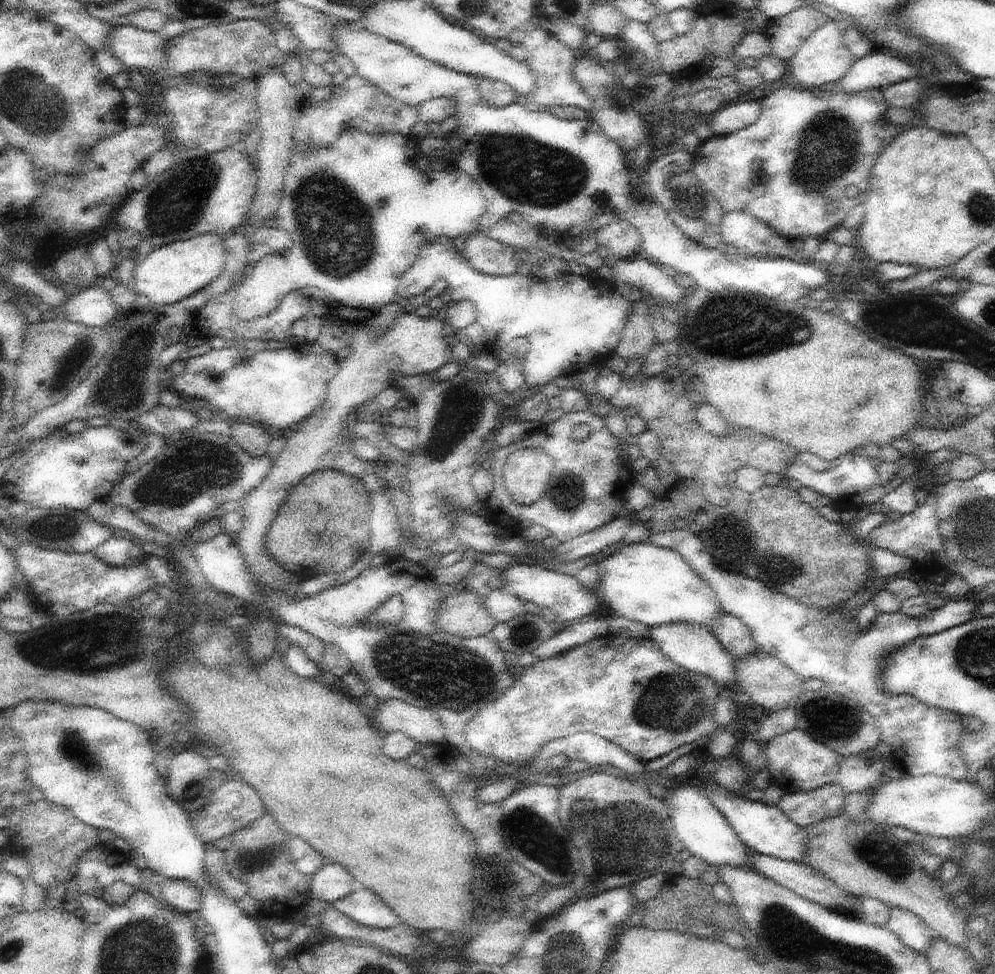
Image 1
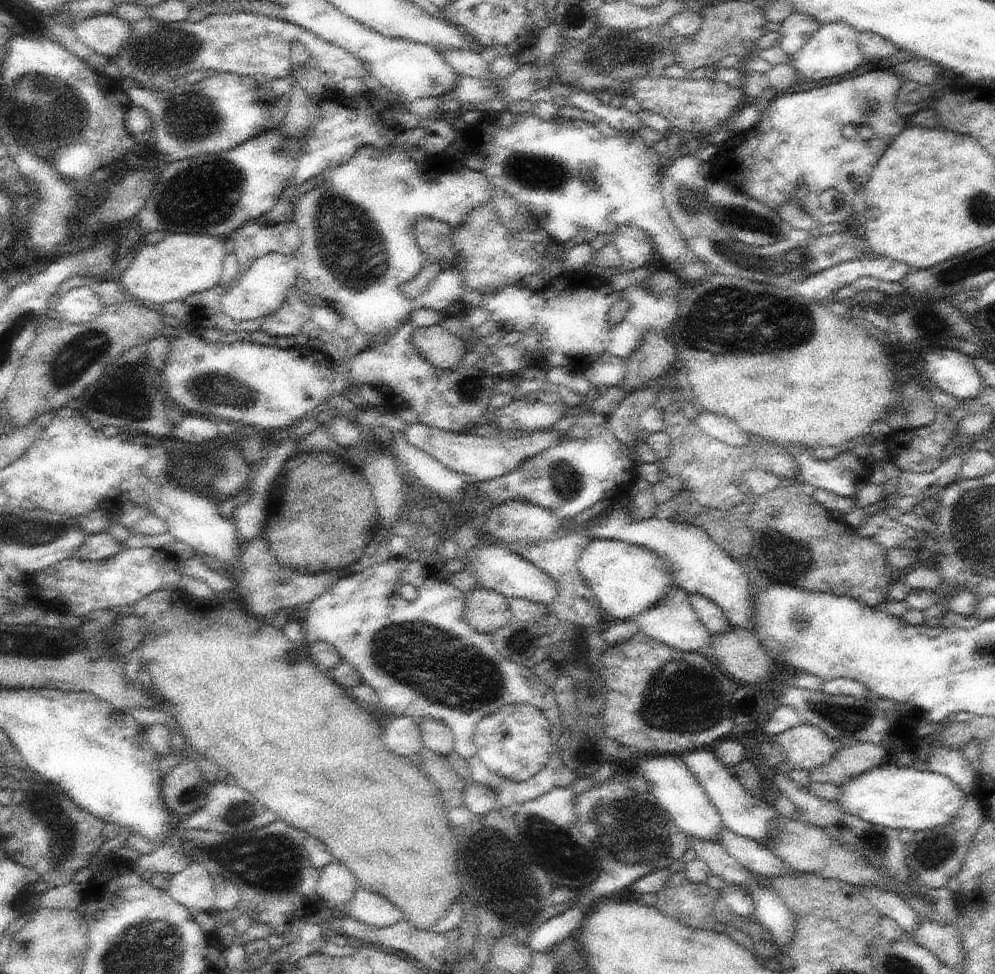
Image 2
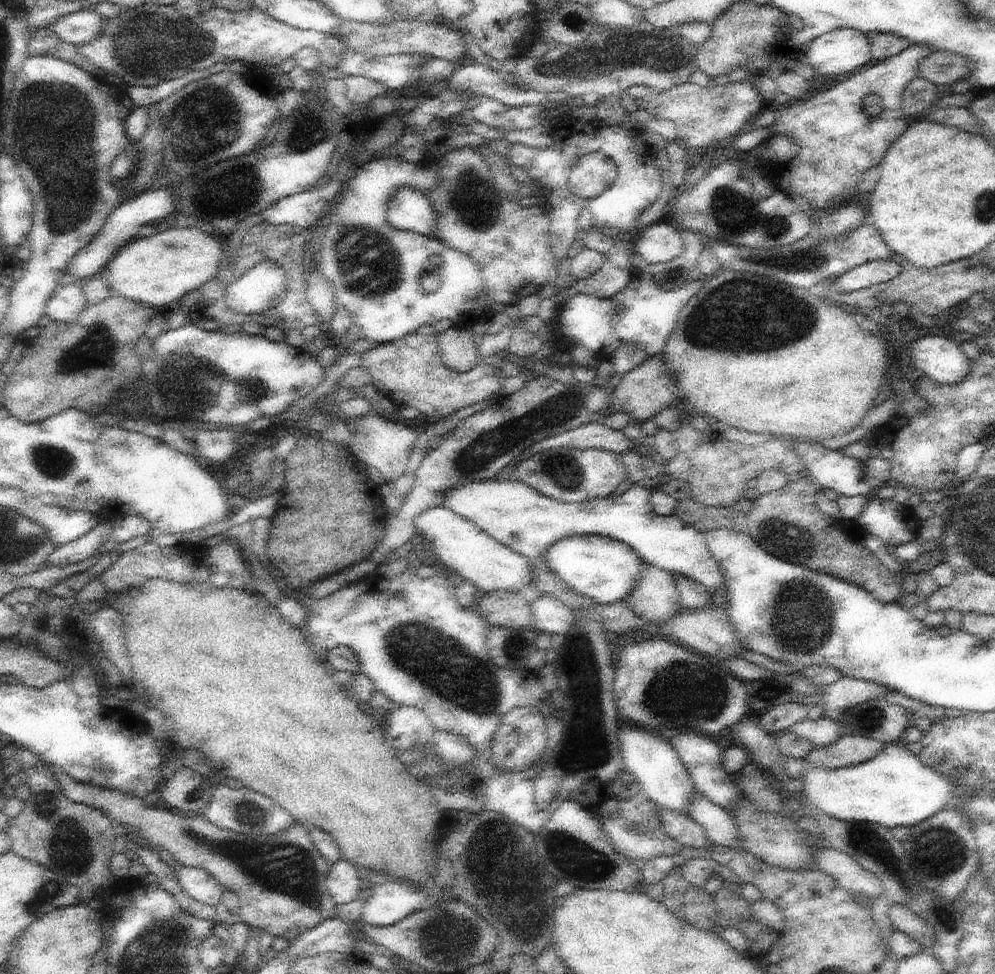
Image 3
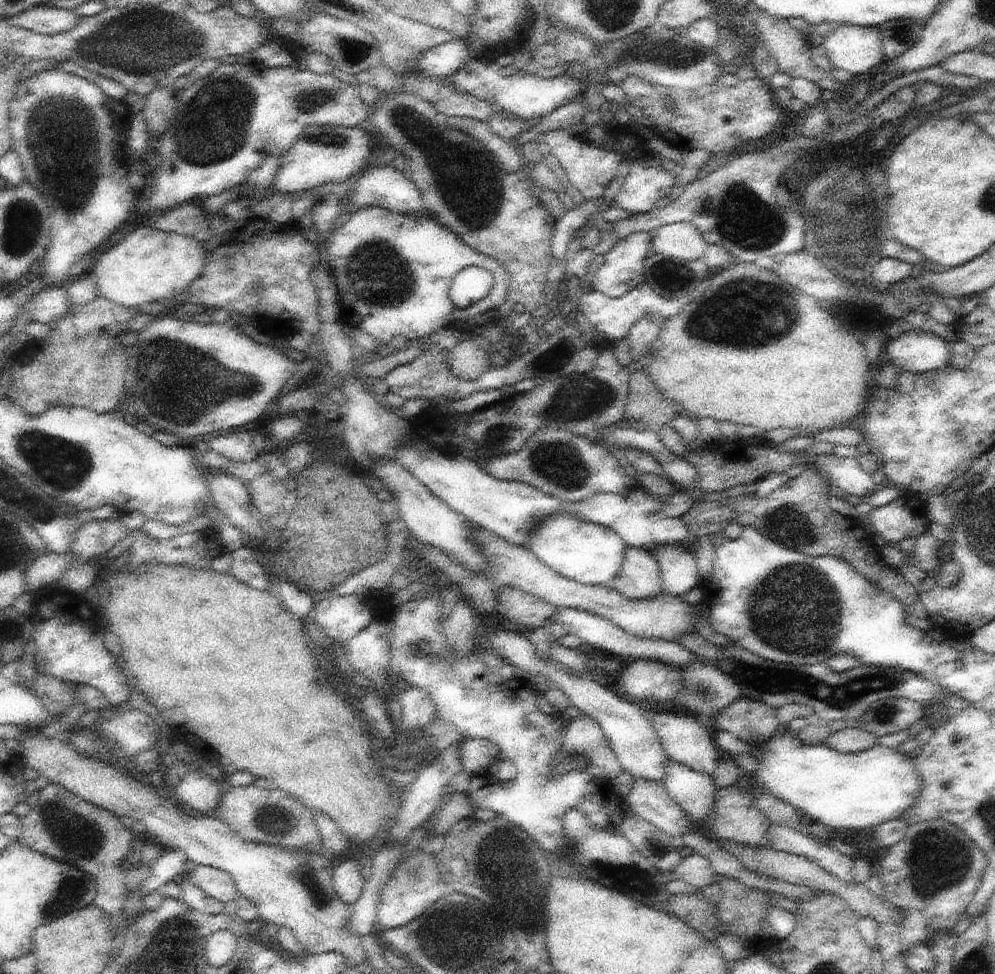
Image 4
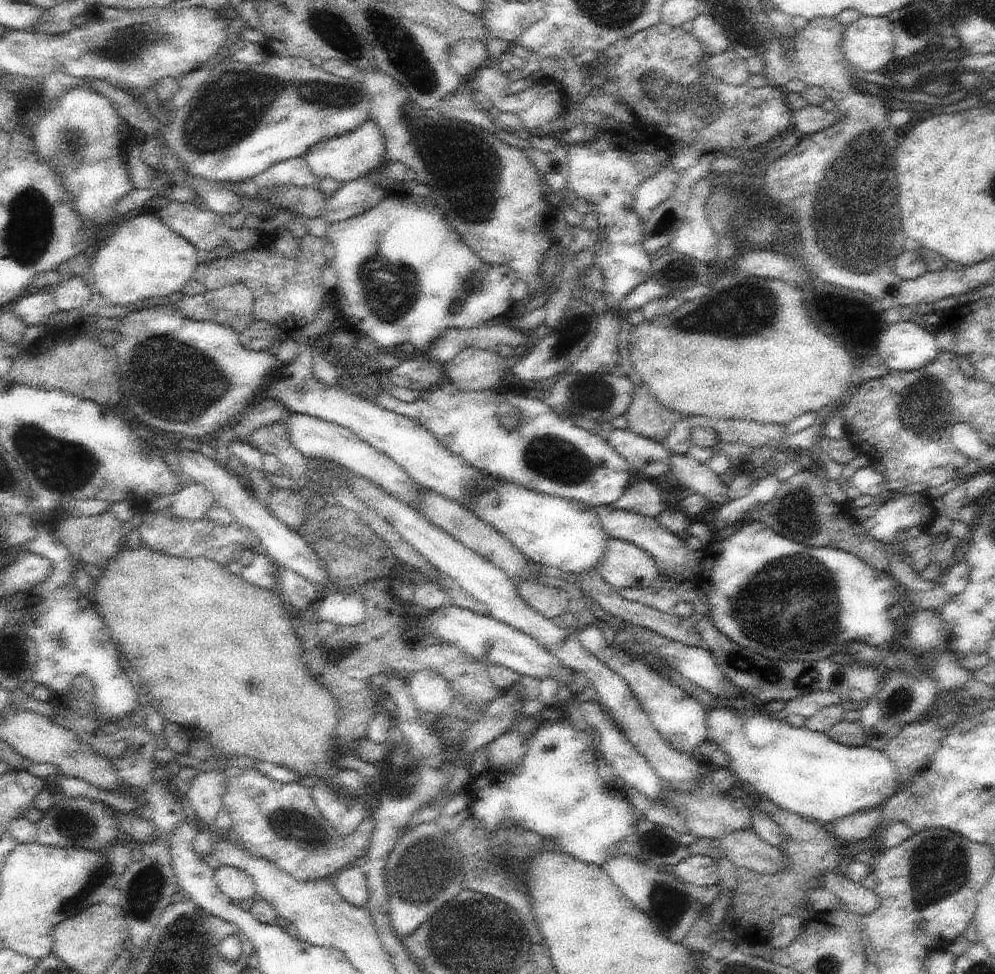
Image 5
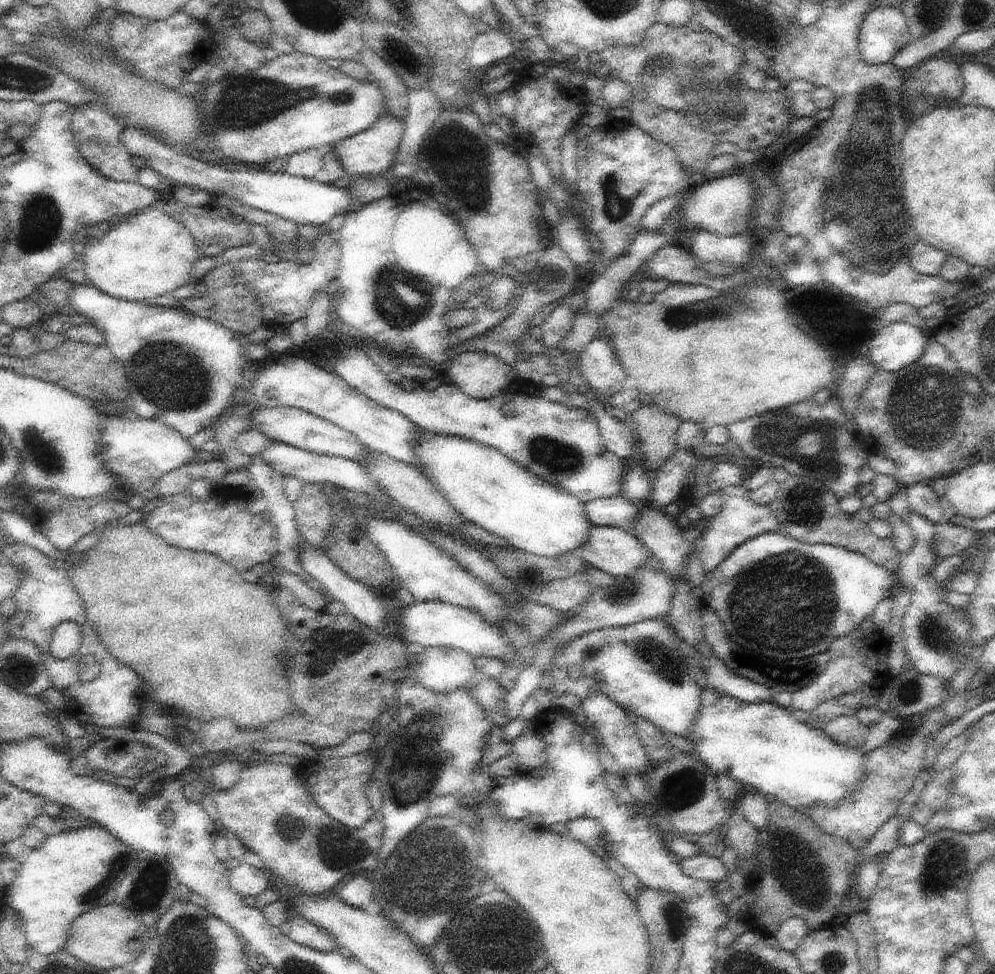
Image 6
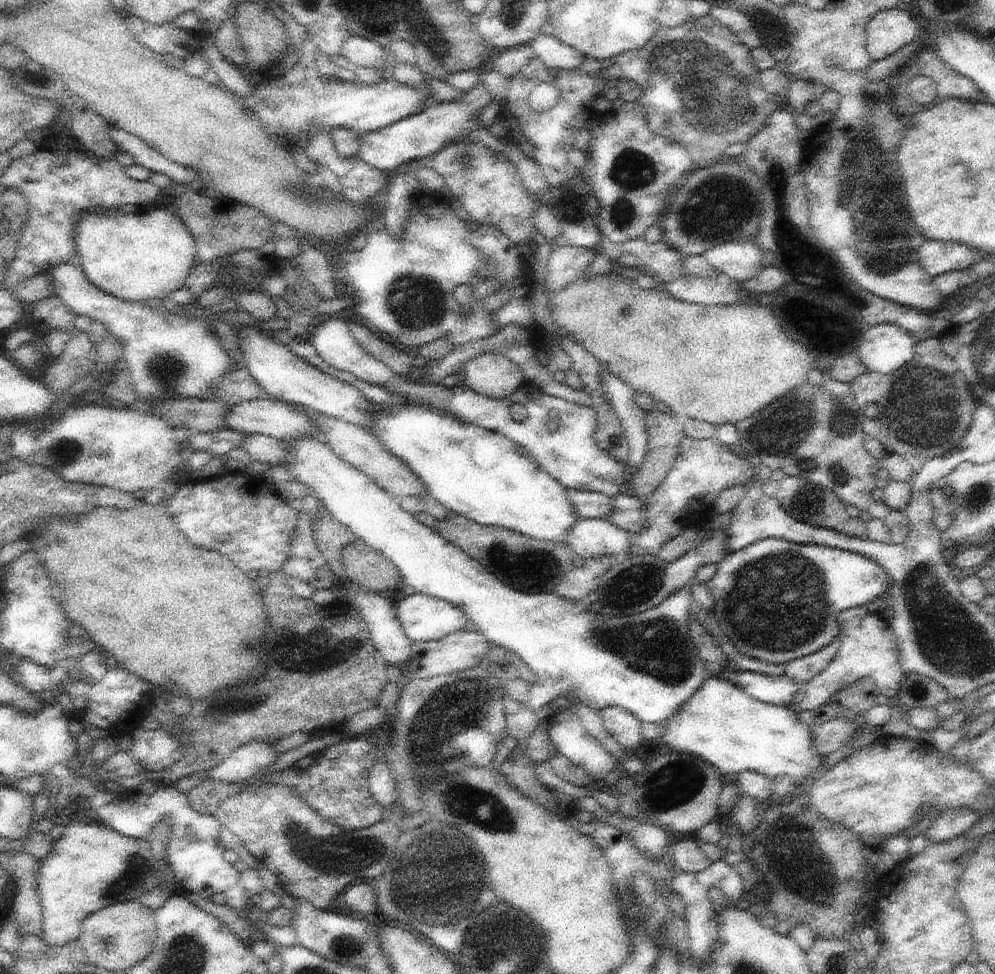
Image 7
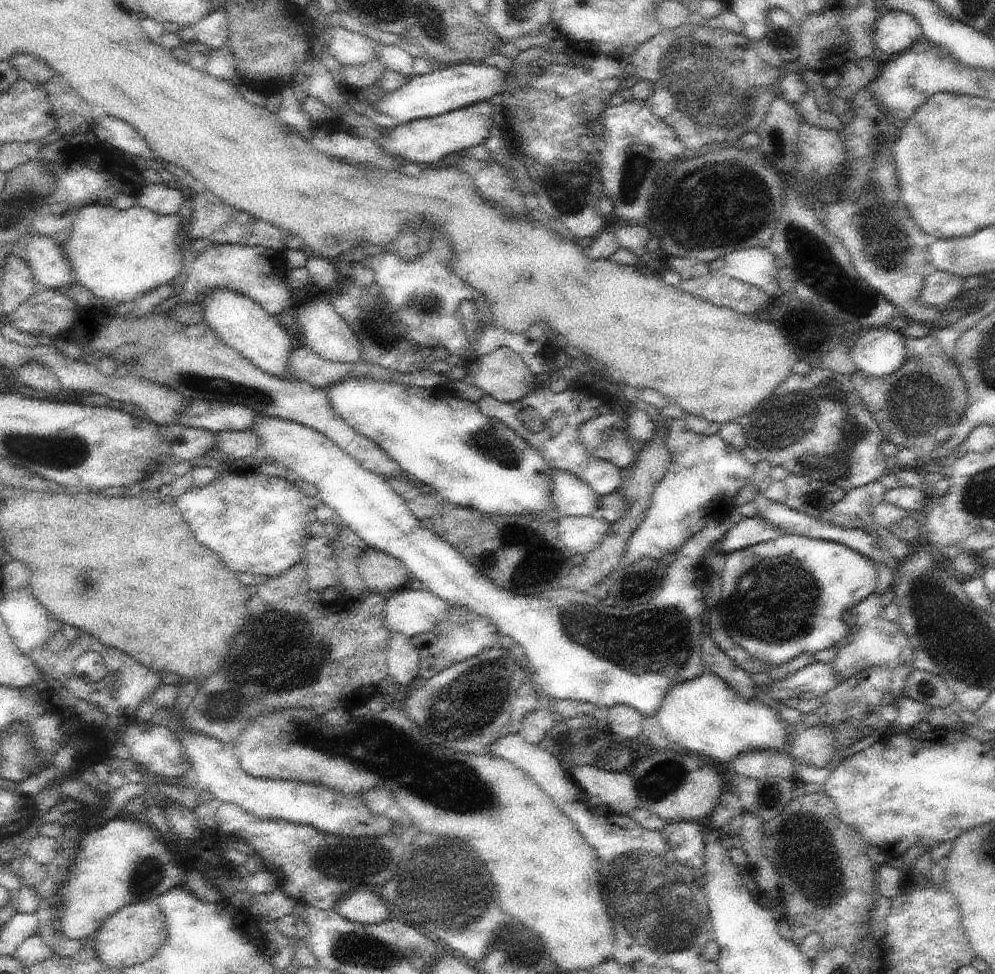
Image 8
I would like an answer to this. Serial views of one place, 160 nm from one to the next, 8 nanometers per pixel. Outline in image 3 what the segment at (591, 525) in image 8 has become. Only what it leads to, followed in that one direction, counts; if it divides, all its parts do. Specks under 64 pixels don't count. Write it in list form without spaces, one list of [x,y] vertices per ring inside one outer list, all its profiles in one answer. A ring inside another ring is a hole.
[[[648,563],[643,564],[637,583],[628,593],[625,601],[631,609],[634,609],[634,612],[653,623],[663,623],[671,619],[682,608],[673,574]]]

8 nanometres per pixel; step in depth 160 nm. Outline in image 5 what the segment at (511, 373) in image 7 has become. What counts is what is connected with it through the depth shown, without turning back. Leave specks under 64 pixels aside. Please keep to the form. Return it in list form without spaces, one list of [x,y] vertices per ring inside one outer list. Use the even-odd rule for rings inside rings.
[[[469,347],[445,364],[445,374],[461,391],[493,391],[503,386],[509,364],[495,351]]]

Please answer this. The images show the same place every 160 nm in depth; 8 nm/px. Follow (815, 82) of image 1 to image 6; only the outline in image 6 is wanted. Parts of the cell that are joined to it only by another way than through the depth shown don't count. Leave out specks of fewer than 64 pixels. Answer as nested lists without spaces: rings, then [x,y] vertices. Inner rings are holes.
[[[879,6],[862,23],[859,47],[866,62],[881,65],[890,63],[910,38],[910,27],[901,7]]]

